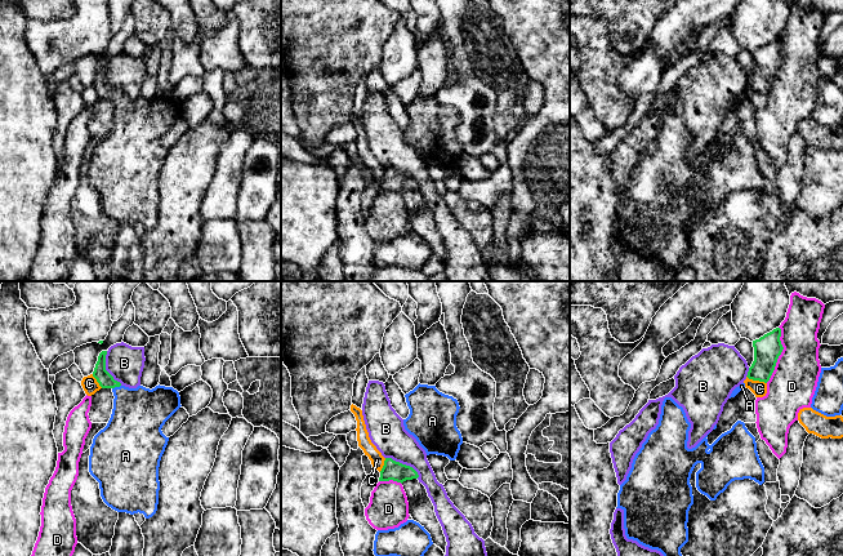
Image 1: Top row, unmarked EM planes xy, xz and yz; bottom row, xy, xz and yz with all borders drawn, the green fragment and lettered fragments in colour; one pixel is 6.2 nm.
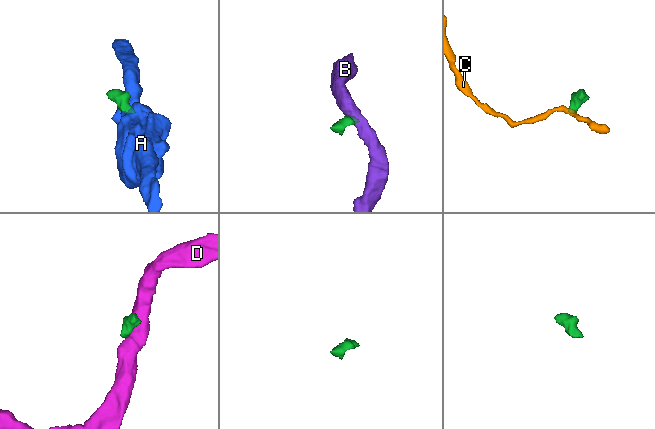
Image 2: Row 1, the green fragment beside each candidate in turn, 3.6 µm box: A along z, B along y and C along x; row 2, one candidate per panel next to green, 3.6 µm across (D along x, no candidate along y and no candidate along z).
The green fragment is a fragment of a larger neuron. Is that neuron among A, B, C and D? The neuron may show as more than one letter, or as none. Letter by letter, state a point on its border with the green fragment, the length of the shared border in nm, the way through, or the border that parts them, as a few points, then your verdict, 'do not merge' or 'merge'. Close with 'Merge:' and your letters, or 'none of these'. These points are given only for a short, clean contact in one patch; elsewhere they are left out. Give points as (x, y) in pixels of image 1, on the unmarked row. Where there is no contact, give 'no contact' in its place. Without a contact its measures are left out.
A: meets green in xy at (116, 97); contact 60 nm long; runs through xy (106, 92), (116, 97), (138, 125); merge
B: meets green in xz at (404, 176); contact 240 nm long; border along xz (386, 168), (409, 176), (419, 187); do not merge
C: meets green in yz at (757, 90); contact 140 nm long; border along yz (746, 87), (766, 94); do not merge
D: meets green in yz at (780, 65); contact 360 nm long; border along yz (779, 38), (783, 62), (771, 88), (766, 93); do not merge
Merge: A

